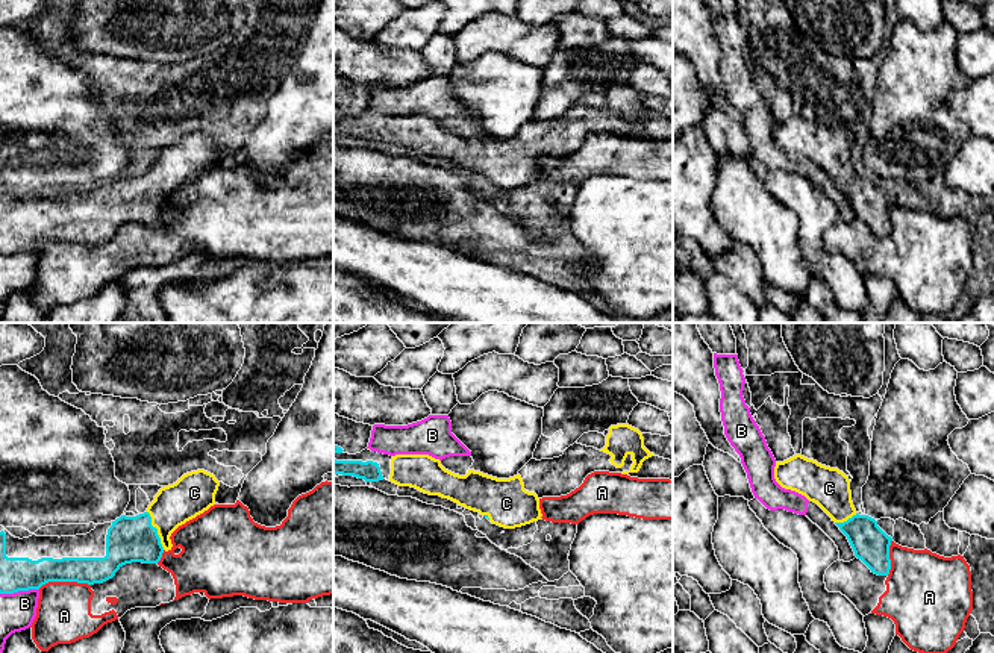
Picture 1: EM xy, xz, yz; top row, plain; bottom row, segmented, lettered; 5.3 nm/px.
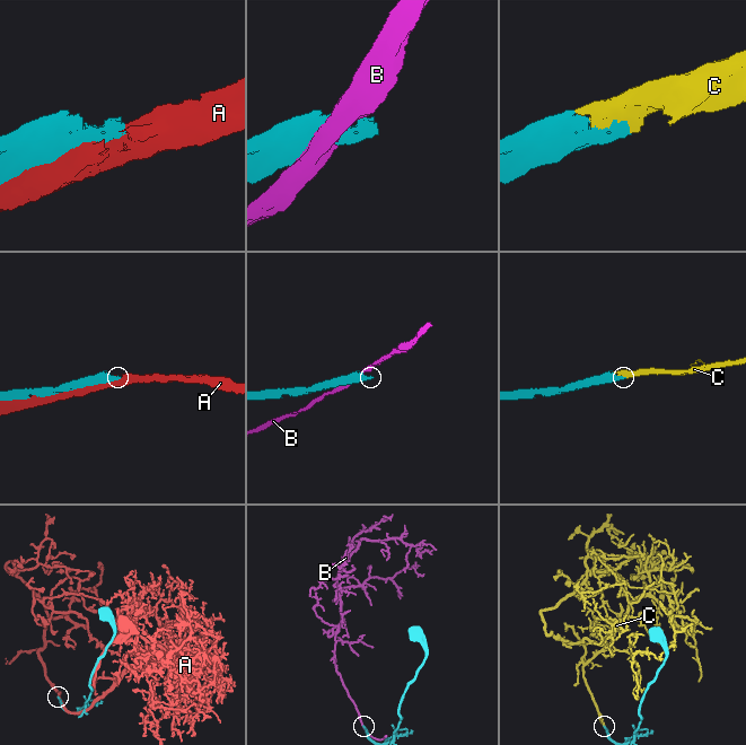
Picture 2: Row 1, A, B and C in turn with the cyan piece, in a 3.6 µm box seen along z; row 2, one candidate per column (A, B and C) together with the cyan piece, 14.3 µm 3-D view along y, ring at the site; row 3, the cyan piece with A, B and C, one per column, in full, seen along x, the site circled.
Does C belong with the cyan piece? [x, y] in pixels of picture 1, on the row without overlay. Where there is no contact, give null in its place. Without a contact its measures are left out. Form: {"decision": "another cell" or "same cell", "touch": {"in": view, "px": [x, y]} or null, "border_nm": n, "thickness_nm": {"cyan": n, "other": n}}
{"decision": "same cell", "touch": {"in": "xy", "px": [156, 191]}, "border_nm": 220, "thickness_nm": {"cyan": 240, "other": 220}}

